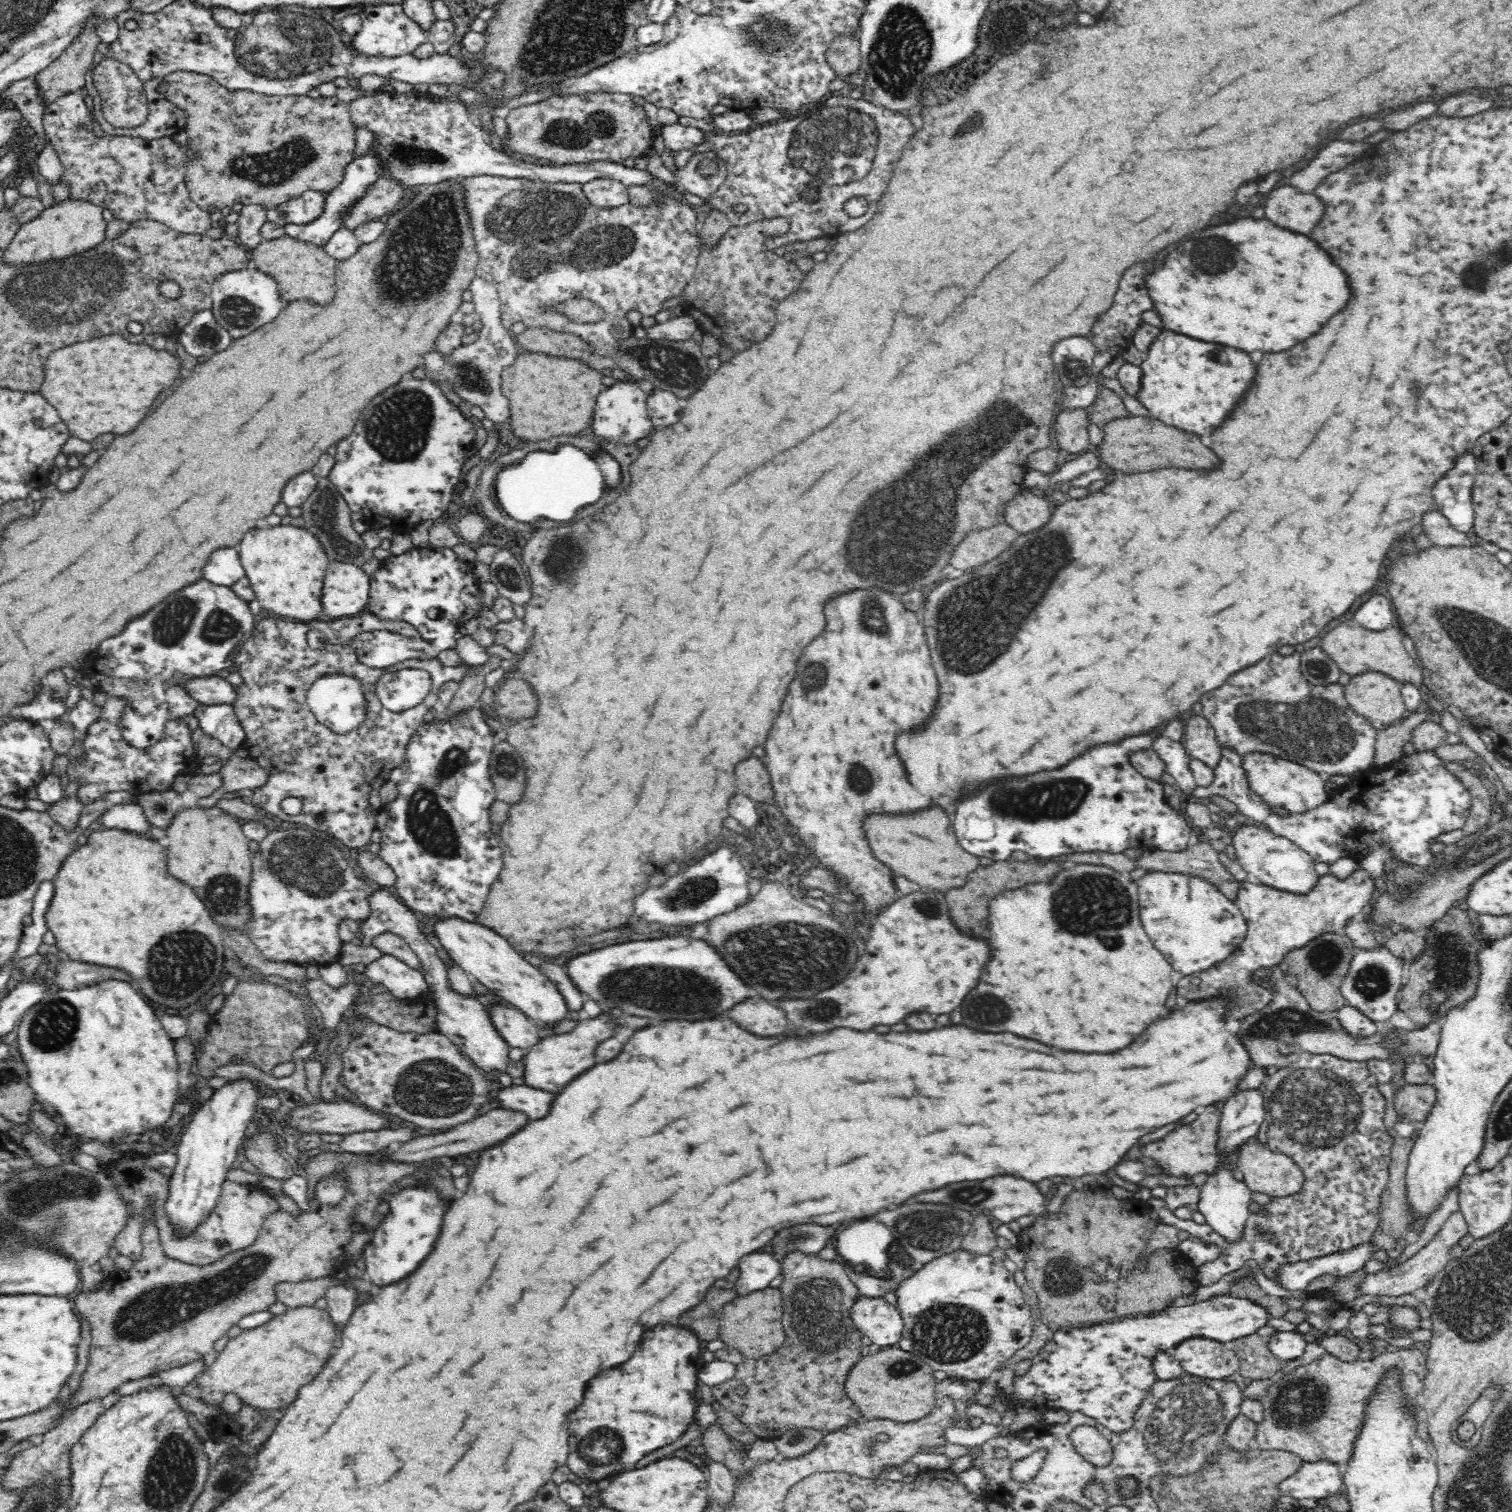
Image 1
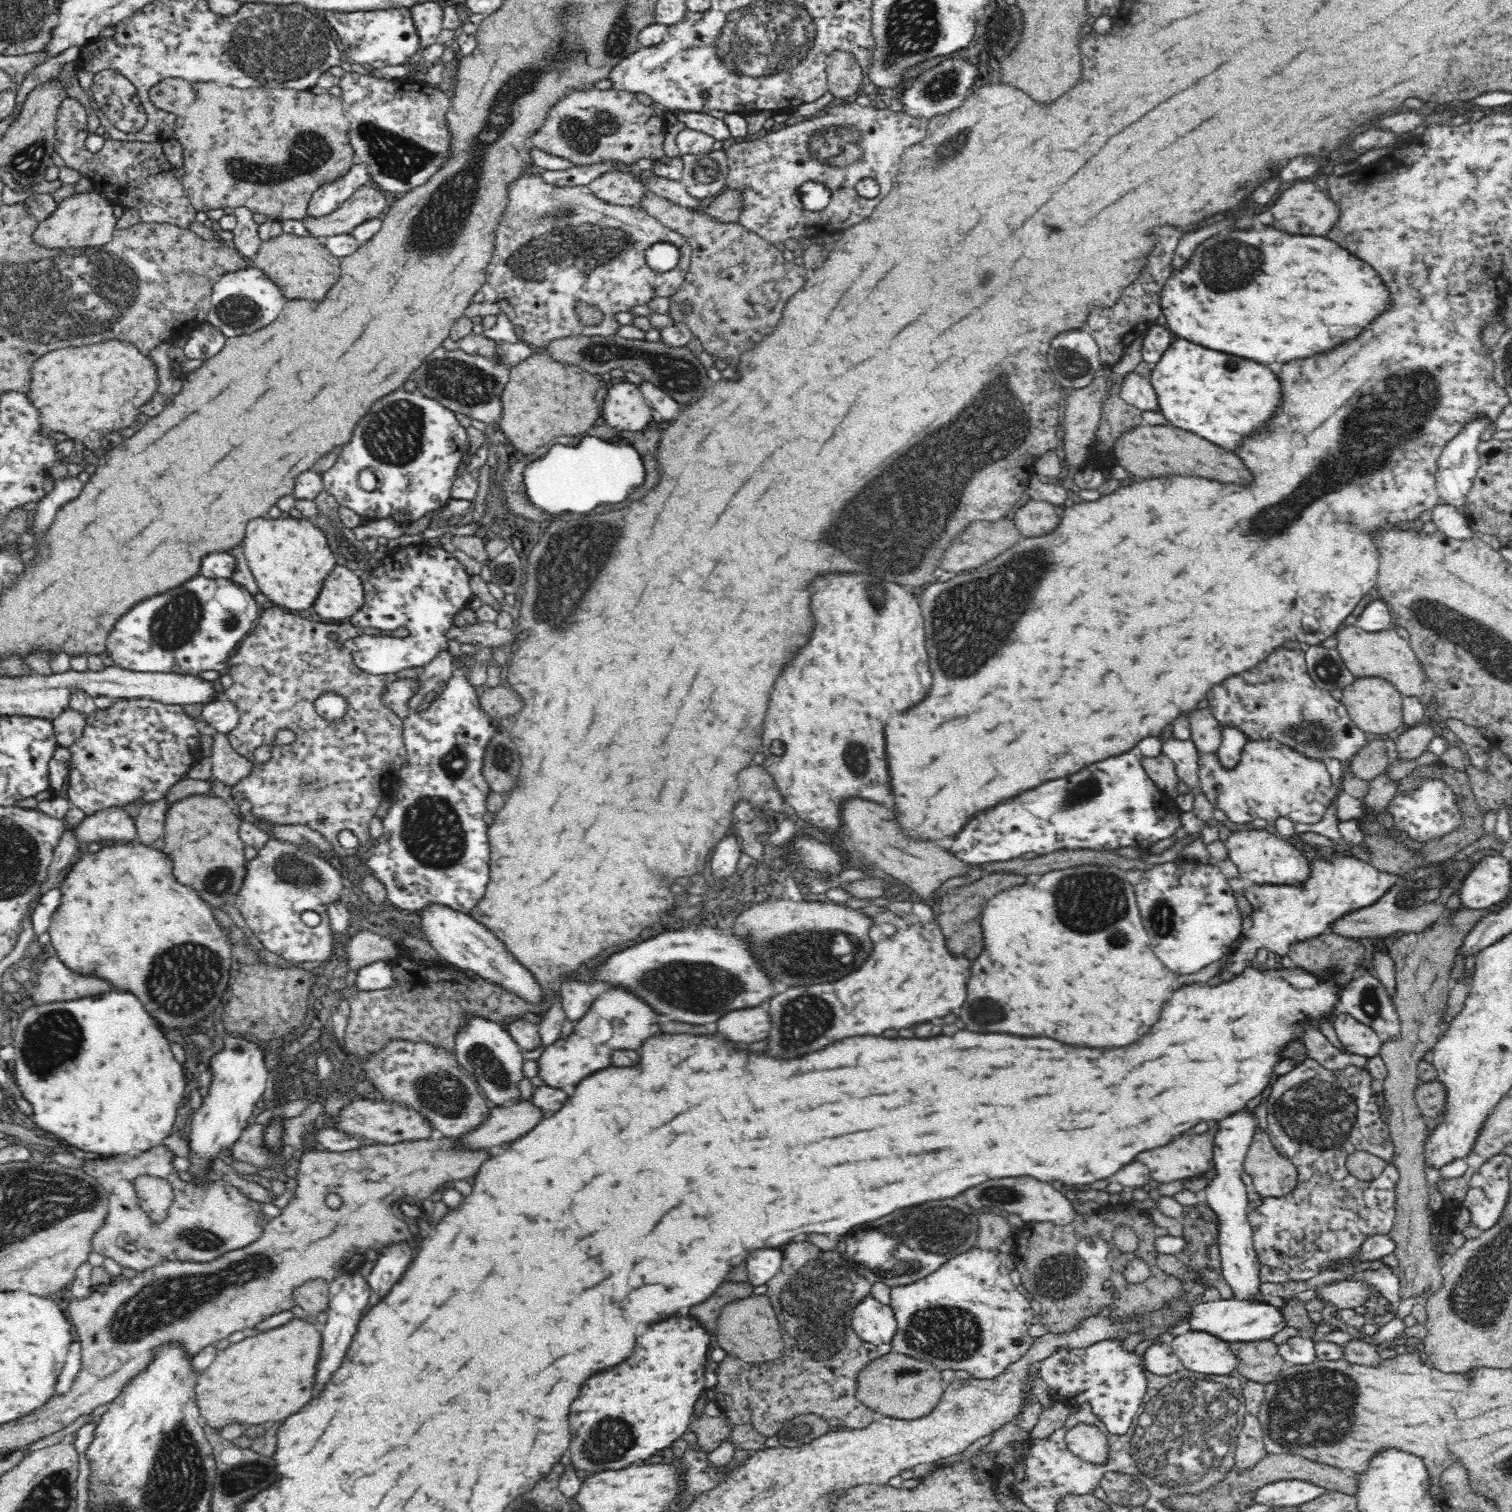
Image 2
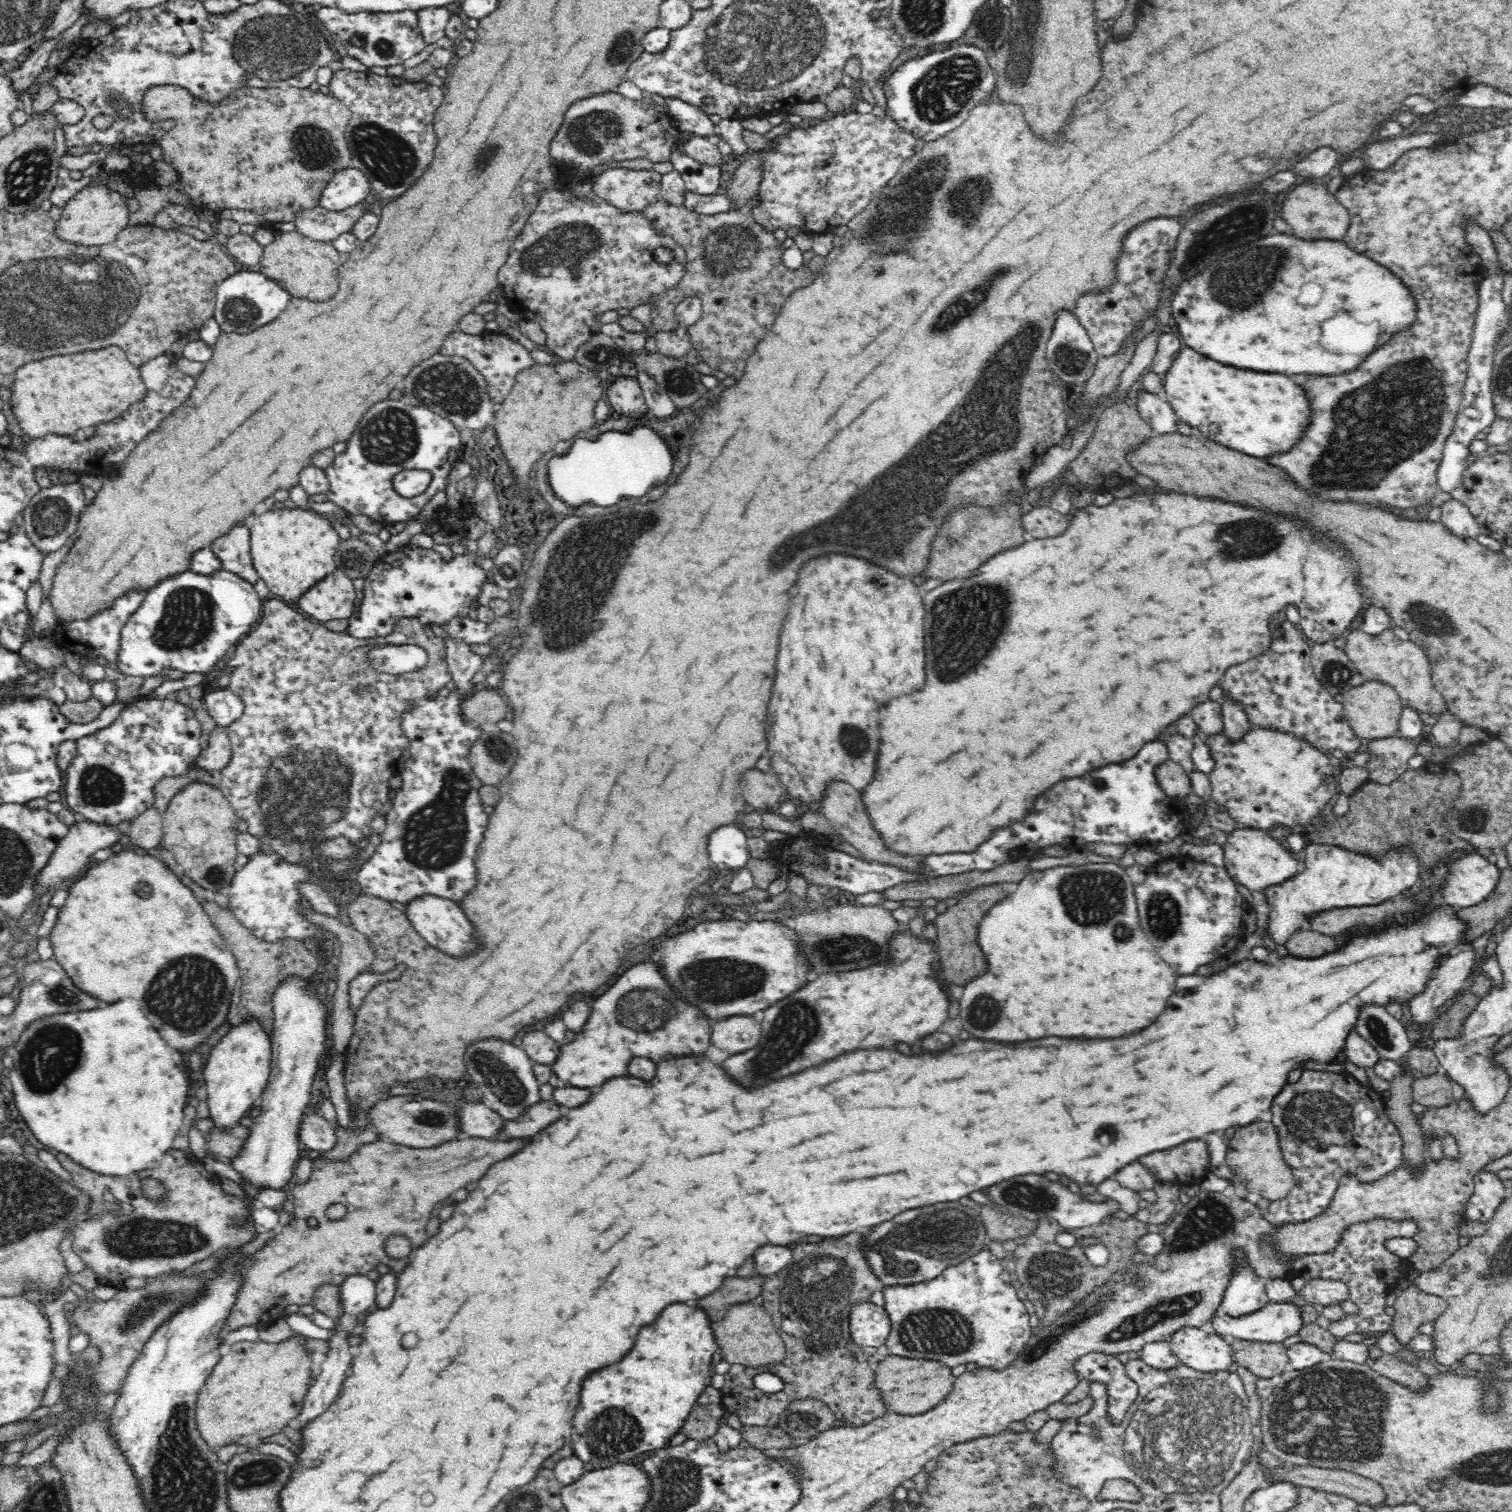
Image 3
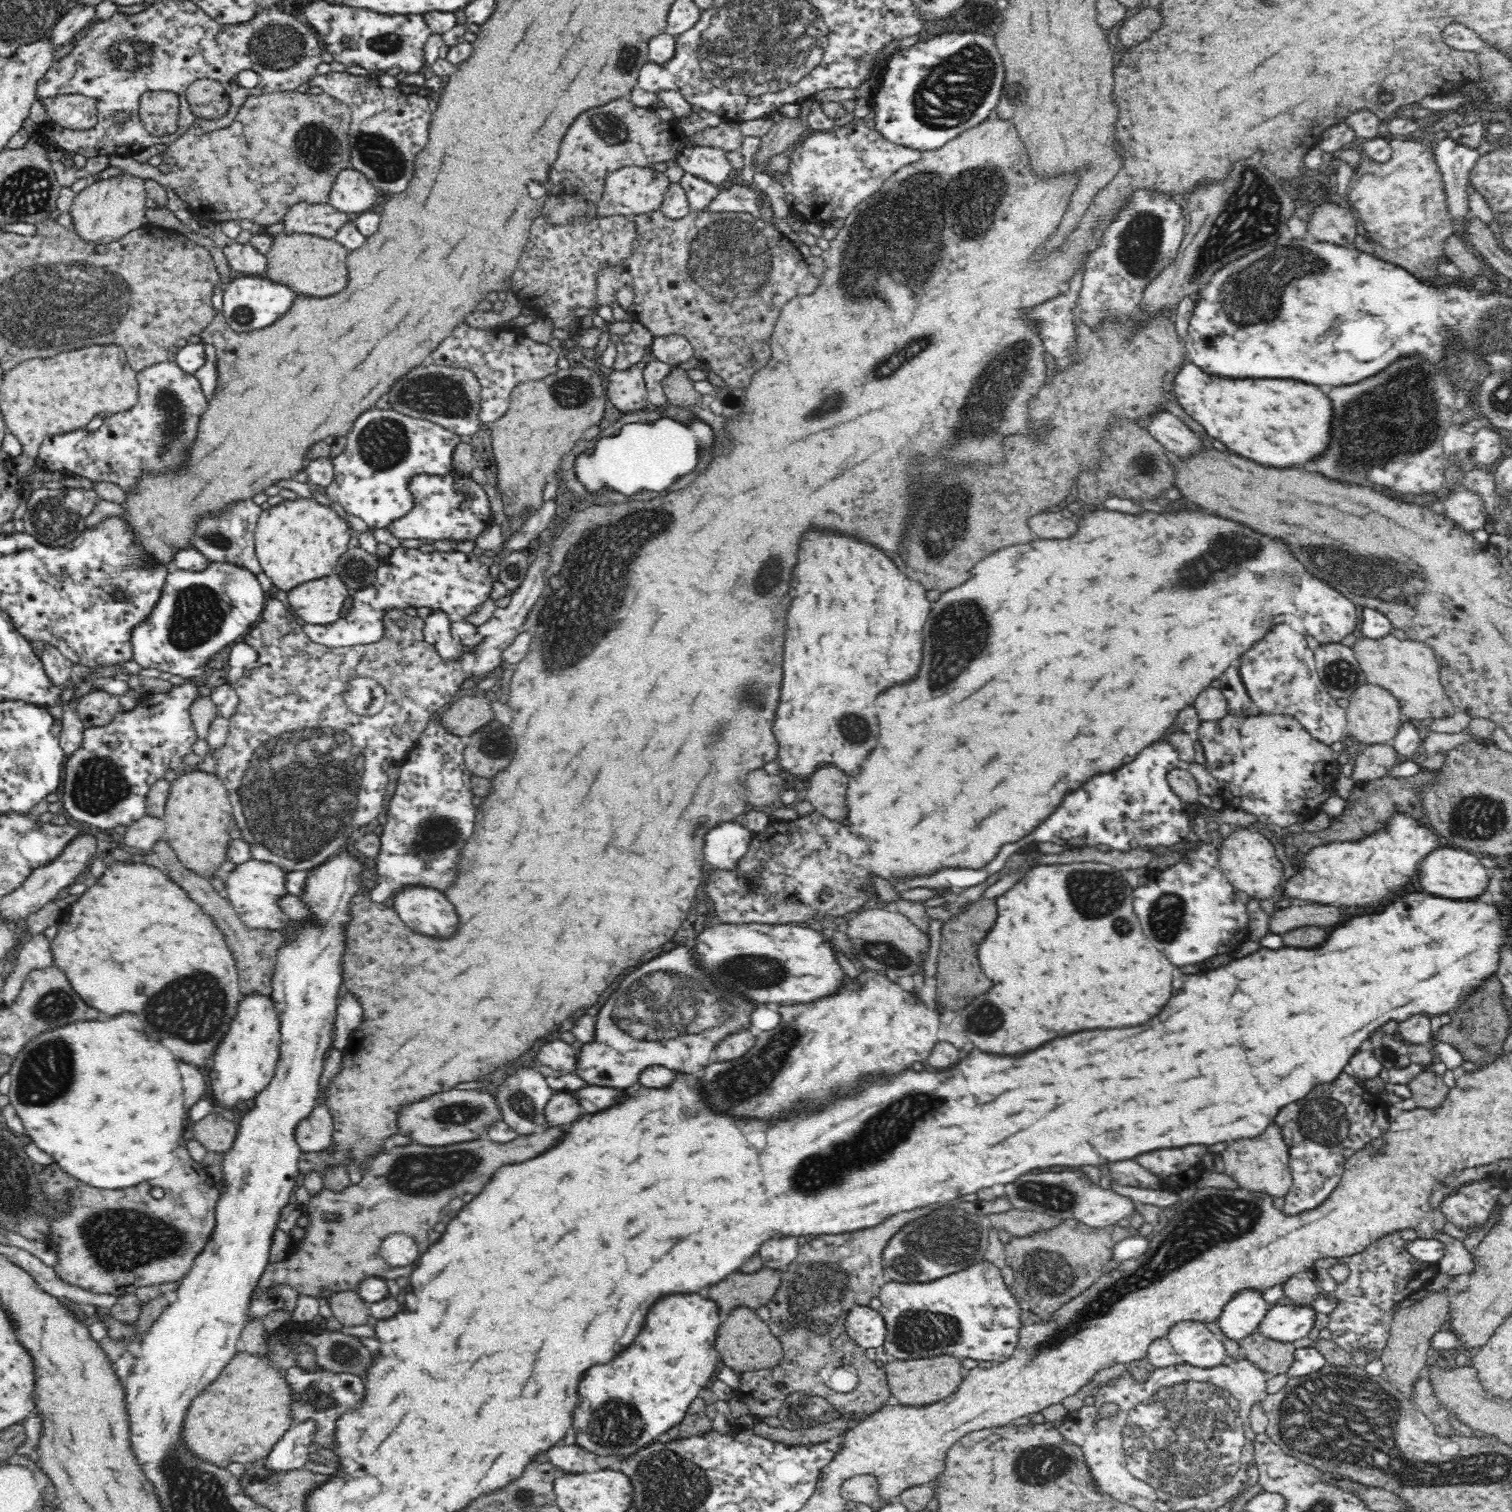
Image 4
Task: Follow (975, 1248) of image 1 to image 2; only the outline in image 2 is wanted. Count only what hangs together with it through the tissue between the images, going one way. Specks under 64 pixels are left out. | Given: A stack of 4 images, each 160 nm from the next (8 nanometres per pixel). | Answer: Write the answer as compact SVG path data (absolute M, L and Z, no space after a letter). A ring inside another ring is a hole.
M997 1212L977 1213L978 1230L975 1246L989 1252L1001 1249L1003 1241L1008 1235L1014 1235L1006 1218Z

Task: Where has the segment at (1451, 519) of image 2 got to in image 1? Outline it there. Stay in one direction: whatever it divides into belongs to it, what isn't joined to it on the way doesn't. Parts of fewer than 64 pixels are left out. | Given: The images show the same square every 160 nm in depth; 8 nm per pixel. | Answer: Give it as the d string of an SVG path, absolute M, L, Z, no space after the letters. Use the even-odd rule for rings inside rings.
M1436 508L1427 510L1421 518L1422 532L1432 546L1460 547L1467 544L1466 534L1456 532Z

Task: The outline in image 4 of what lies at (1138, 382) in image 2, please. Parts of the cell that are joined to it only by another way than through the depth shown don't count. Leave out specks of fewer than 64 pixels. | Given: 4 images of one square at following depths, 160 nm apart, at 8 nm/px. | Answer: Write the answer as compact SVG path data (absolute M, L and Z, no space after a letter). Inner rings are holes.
M1169 410L1154 412L1150 416L1148 430L1166 450L1174 451L1180 457L1193 453L1204 444L1186 423L1180 421L1180 418Z

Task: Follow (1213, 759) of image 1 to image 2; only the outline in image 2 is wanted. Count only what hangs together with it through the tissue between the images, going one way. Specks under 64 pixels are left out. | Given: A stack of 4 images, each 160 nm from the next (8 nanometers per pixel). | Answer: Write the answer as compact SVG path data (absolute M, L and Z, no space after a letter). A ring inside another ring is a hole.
M1194 709L1192 714L1186 714L1189 720L1189 739L1200 754L1215 754L1220 748L1222 733L1220 725L1212 717L1211 710Z

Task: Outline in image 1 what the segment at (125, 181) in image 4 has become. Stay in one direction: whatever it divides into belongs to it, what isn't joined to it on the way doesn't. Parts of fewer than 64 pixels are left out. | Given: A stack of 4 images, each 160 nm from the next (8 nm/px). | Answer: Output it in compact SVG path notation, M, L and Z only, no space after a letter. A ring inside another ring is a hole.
M69 199L44 209L38 218L18 228L15 237L1 252L1 262L5 266L28 266L81 255L105 239L106 221L102 212L101 208L84 200Z

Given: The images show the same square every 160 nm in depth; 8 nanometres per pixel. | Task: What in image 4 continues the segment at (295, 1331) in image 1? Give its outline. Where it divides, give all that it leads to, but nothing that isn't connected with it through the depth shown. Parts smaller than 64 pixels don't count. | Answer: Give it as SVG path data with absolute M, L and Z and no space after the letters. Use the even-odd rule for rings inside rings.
M235 1352L234 1356L224 1366L214 1382L207 1386L188 1408L188 1414L184 1418L184 1439L188 1438L188 1444L196 1454L208 1461L226 1468L229 1463L254 1462L270 1454L274 1444L291 1427L292 1404L294 1404L294 1389L288 1381L288 1375L282 1368L276 1368L269 1357L258 1356L246 1352Z

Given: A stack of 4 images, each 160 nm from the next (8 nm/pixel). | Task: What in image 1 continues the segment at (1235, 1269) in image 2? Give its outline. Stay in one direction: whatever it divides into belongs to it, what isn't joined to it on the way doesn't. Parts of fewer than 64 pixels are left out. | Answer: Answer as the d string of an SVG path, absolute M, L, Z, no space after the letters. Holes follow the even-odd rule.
M1260 1088L1238 1090L1224 1102L1221 1112L1218 1147L1231 1151L1258 1134L1265 1118L1264 1092ZM1218 1168L1218 1172L1210 1174L1206 1183L1199 1187L1198 1210L1205 1216L1205 1222L1208 1223L1216 1232L1222 1234L1226 1242L1237 1241L1243 1236L1244 1225L1251 1216L1250 1202L1252 1192L1235 1179L1234 1171Z

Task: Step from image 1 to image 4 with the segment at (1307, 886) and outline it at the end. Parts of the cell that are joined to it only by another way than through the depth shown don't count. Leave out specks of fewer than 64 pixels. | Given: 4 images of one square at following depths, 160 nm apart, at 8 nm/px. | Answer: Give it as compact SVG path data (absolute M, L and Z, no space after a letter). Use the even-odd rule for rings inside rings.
M1246 827L1235 829L1222 842L1219 849L1219 865L1232 886L1245 897L1268 899L1278 893L1284 881L1284 864L1276 857L1275 846L1262 834Z

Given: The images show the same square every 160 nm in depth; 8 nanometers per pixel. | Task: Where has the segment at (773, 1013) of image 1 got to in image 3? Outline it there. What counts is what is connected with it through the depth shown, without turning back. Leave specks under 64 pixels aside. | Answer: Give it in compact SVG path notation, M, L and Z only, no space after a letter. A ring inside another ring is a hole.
M734 1015L718 1020L712 1028L712 1042L730 1052L744 1052L758 1044L761 1023L752 1015Z

